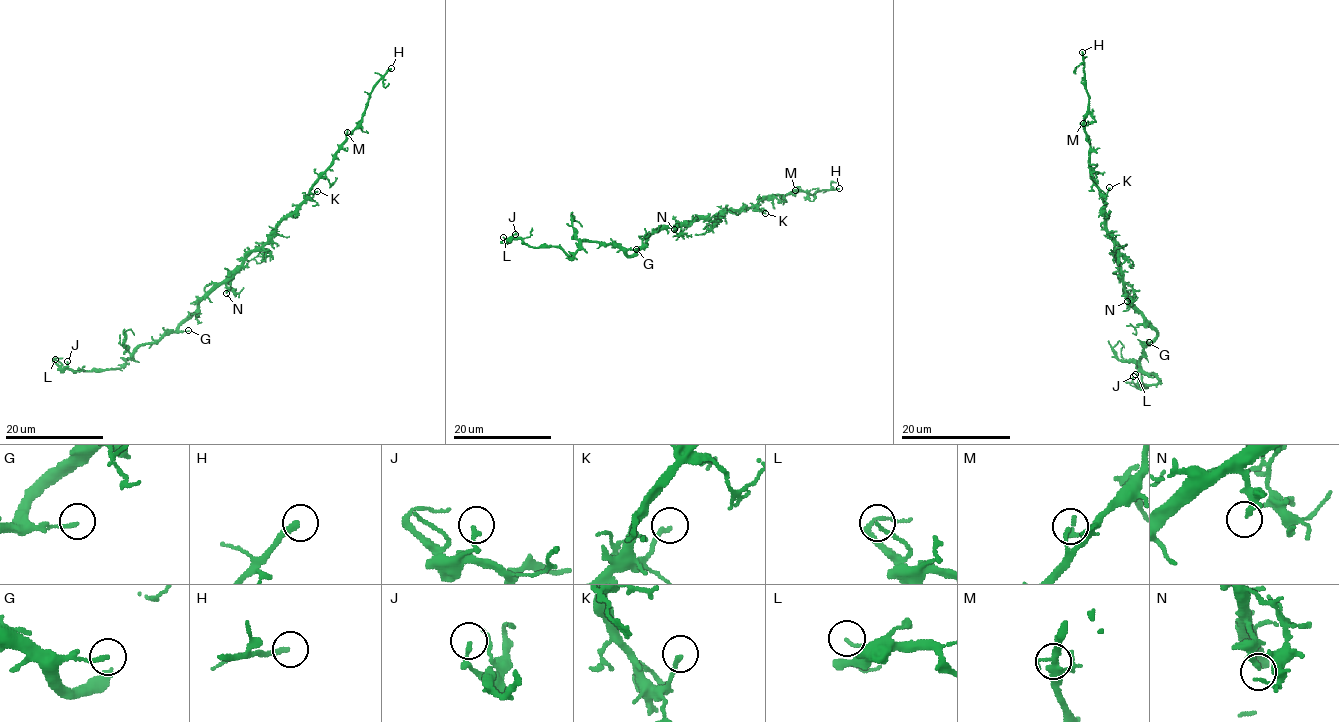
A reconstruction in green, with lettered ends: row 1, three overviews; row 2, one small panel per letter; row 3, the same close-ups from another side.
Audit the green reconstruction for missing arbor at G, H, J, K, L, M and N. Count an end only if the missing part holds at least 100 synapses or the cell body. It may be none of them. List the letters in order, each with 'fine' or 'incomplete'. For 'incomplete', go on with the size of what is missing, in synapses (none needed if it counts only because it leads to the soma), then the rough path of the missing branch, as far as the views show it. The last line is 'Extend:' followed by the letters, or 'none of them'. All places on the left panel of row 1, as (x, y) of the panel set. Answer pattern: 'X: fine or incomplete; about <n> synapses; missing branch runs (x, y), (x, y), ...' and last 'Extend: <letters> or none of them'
G: fine
H: incomplete
J: fine
K: fine
L: fine
M: fine
N: fine
Extend: H

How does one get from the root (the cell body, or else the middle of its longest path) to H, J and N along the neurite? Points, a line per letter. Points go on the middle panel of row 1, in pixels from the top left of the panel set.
H: (687, 222), (714, 221), (724, 211), (749, 208), (760, 200), (793, 191), (813, 195), (839, 188)
J: (687, 222), (659, 228), (630, 256), (611, 244), (582, 241), (570, 258), (555, 246), (529, 246), (515, 234)
N: (687, 222), (674, 229)

